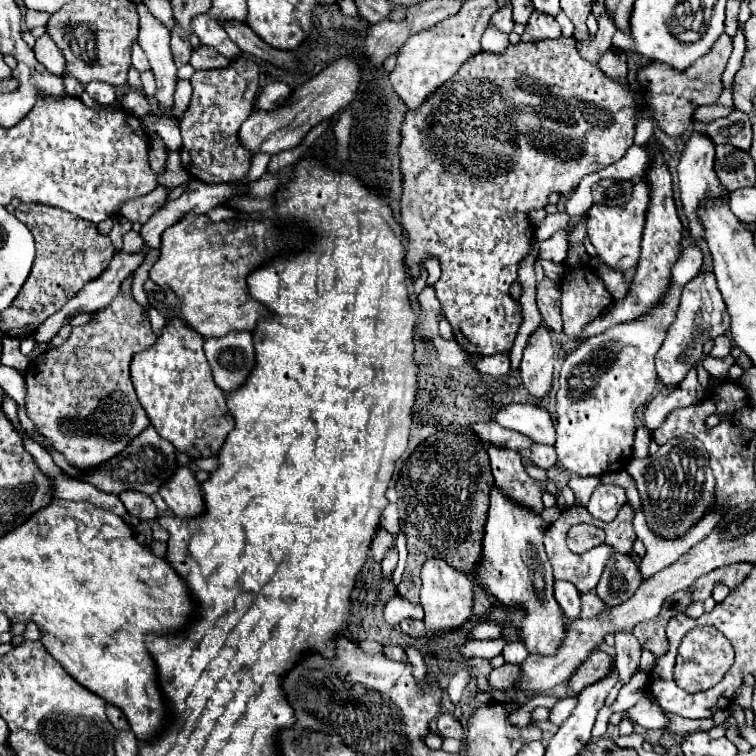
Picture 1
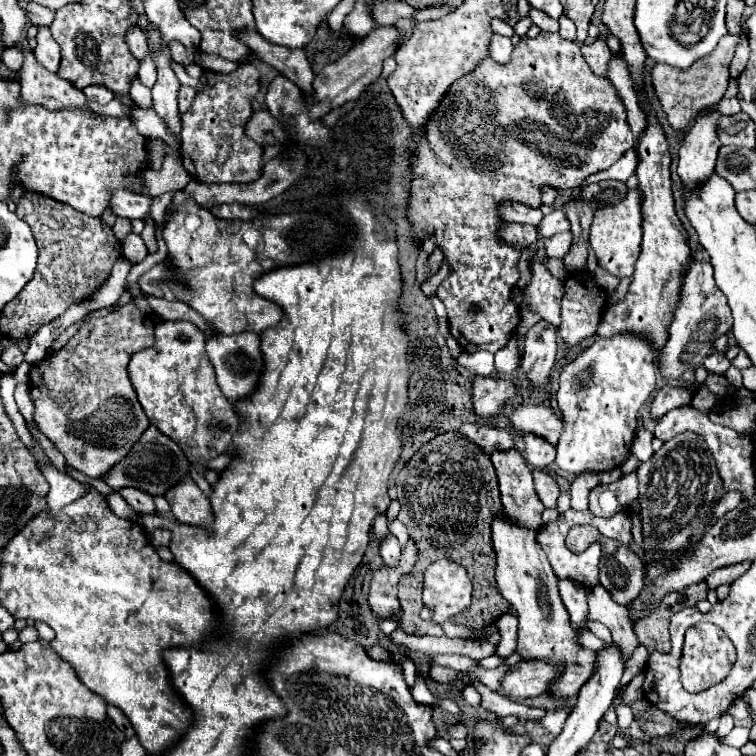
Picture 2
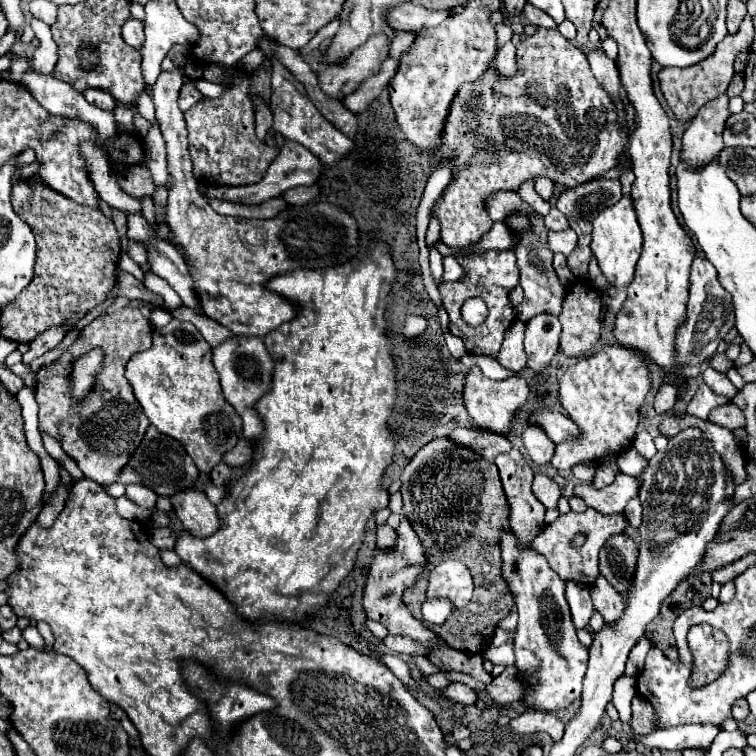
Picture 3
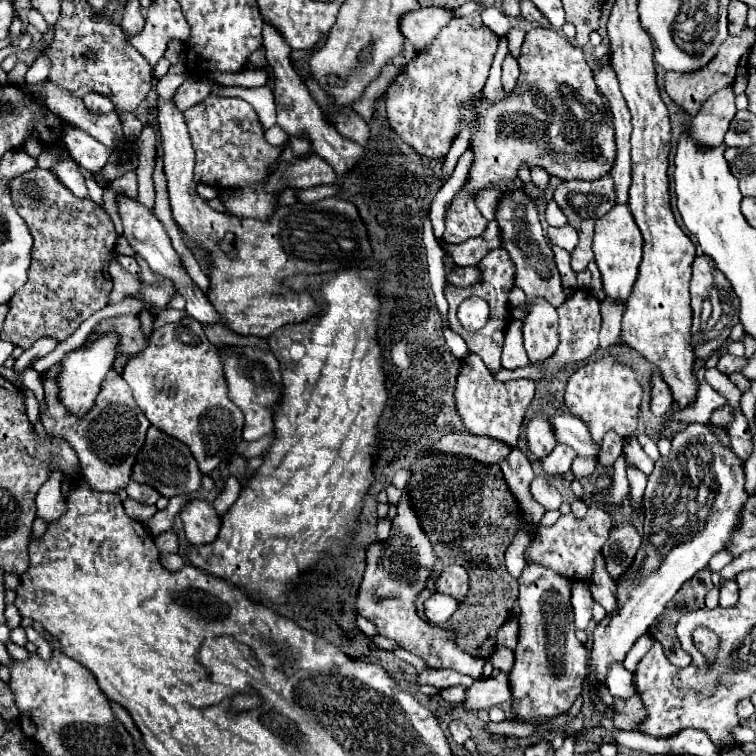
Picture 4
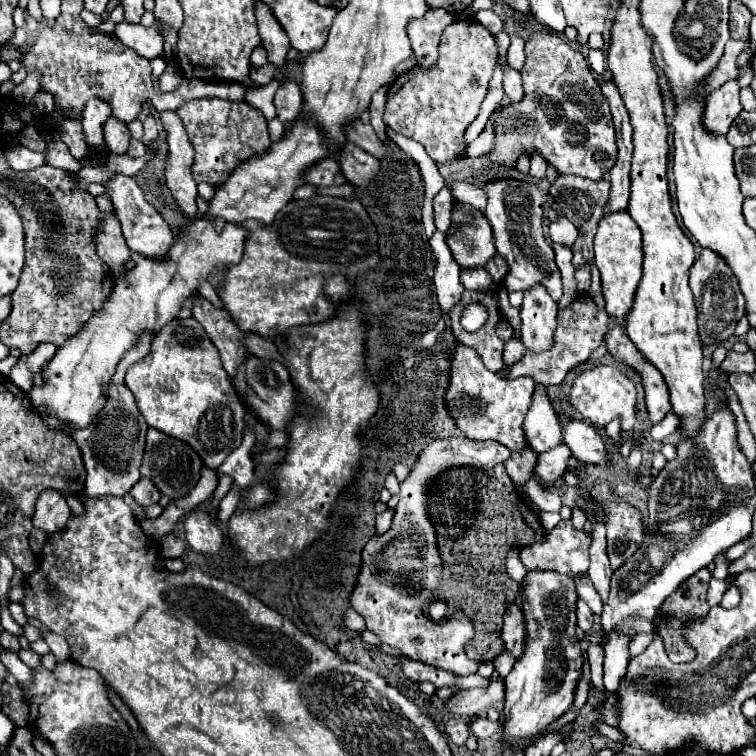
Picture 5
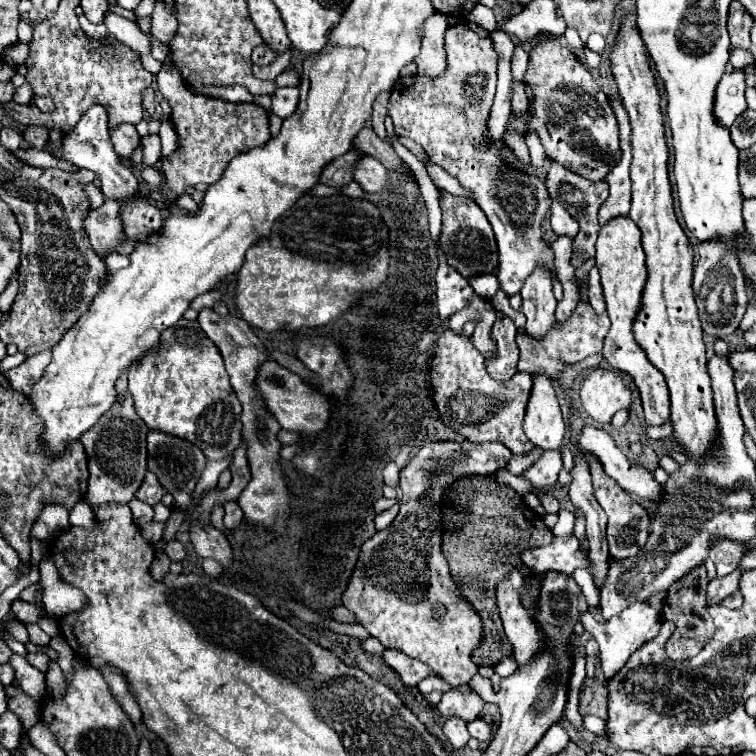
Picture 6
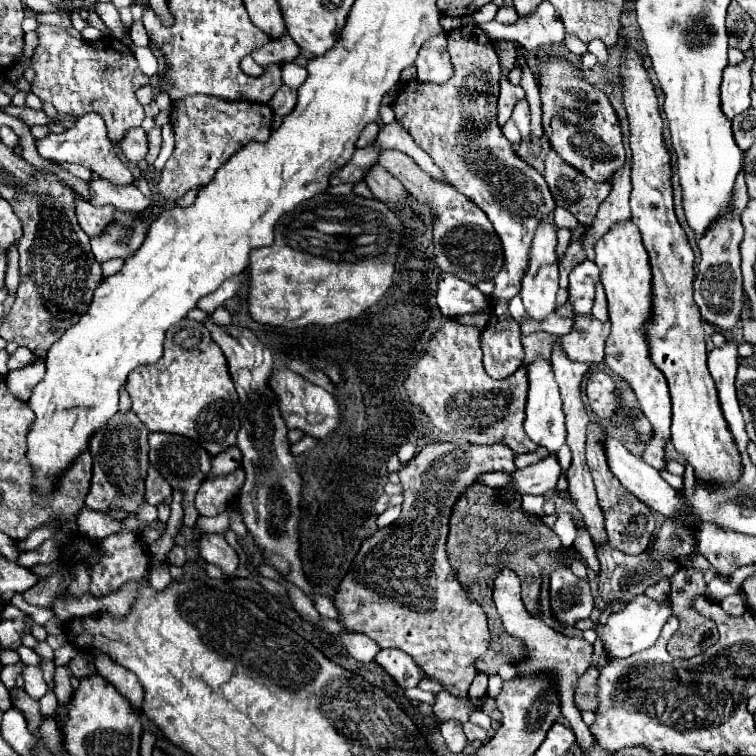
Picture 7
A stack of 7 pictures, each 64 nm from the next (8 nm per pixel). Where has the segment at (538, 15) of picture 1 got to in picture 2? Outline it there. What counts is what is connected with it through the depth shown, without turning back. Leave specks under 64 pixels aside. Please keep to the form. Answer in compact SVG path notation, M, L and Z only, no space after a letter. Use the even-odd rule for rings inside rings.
M532 8L528 16L532 18L532 22L534 22L540 30L546 30L546 32L558 32L558 20L552 20L548 14L544 14L544 12Z

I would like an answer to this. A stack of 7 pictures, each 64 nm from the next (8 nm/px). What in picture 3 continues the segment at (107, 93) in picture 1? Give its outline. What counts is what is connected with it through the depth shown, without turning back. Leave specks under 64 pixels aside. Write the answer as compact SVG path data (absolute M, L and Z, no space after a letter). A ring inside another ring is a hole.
M90 88L84 92L84 98L90 102L90 104L96 104L98 108L104 108L104 110L112 110L116 108L116 100L104 92L104 90L98 90L98 88Z

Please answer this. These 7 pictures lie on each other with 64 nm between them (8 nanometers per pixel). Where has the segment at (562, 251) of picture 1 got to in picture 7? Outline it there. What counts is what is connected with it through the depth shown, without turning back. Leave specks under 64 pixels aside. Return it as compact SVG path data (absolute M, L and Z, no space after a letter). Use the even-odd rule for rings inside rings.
M556 208L554 210L554 224L558 226L558 228L568 228L568 230L572 230L572 228L576 228L576 224L578 224L578 220L568 212L568 210L564 210L564 208Z

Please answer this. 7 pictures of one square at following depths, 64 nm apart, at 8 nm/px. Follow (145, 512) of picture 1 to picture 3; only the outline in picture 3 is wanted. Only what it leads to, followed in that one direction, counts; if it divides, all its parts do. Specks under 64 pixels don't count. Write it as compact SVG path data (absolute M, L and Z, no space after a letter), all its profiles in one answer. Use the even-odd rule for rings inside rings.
M128 484L126 486L126 496L132 502L136 502L140 506L146 506L146 508L156 506L156 498L158 498L150 488L144 488L144 486L138 486L138 484Z

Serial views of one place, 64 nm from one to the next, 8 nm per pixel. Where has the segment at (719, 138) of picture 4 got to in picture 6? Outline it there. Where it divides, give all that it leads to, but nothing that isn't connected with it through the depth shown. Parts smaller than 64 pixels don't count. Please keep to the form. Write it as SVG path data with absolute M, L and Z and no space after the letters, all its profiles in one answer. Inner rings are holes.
M736 68L730 74L722 76L716 88L714 102L714 114L722 126L732 126L736 116L748 108L744 90L746 90L746 74L742 68Z

